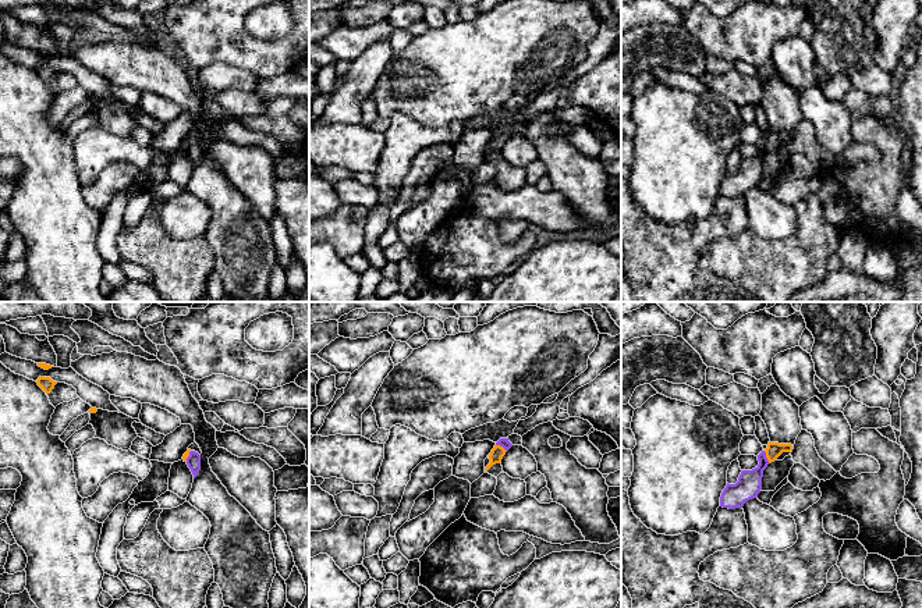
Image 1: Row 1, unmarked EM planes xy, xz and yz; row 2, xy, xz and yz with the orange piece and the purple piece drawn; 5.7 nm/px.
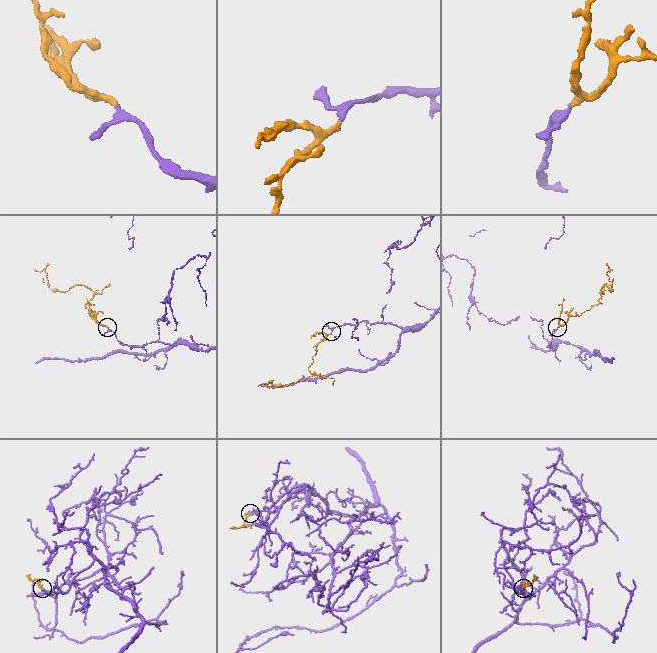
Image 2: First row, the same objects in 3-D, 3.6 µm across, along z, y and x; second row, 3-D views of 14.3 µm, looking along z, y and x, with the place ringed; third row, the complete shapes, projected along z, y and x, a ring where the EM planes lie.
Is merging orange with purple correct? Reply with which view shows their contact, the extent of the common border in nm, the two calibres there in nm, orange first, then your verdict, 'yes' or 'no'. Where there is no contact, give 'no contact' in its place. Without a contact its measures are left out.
contact in yz; length 80 nm; calibres 90 and 140 nm; yes

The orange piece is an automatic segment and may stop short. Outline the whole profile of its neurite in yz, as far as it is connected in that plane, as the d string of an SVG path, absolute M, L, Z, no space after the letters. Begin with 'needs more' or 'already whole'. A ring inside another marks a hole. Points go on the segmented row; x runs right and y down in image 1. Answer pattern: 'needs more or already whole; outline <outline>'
needs more; outline M769 442L767 448L758 455L759 465L752 470L742 470L735 484L728 484L721 493L720 506L734 509L756 498L762 490L763 470L783 452L791 452L791 444Z

